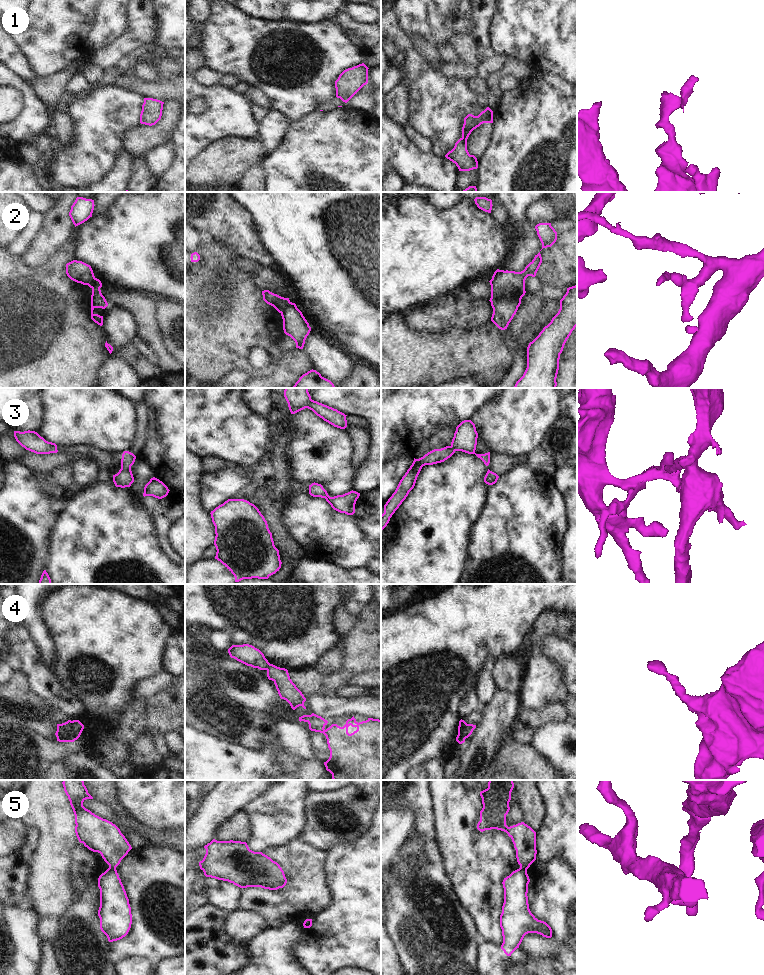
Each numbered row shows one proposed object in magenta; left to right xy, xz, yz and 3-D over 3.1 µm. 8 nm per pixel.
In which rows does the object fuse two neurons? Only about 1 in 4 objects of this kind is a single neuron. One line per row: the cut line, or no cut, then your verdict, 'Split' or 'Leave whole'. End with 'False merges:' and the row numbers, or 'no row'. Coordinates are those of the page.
1: Split along yz (492, 116), (483, 122). Split
2: Split along xz (290, 302), (281, 313). Split
3: No split. Leave whole
4: Split along xy (71, 721), (71, 731), (74, 740). Split
5: Split along xy (109, 866), (115, 868). Split
False merges: 1, 2, 4, 5

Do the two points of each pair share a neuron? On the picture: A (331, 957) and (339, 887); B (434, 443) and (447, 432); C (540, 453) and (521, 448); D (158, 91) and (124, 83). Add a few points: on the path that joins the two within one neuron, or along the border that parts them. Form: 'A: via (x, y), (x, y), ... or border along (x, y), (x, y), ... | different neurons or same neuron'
A: via (348, 945), (348, 906) | same neuron
B: via (437, 440), (444, 435) | same neuron
C: border along (541, 447), (531, 451), (526, 456) | different neurons
D: via (150, 89), (132, 84) | same neuron

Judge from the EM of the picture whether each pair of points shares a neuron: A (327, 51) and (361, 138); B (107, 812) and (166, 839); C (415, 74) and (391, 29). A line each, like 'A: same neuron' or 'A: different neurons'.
A: different neurons
B: different neurons
C: same neuron

